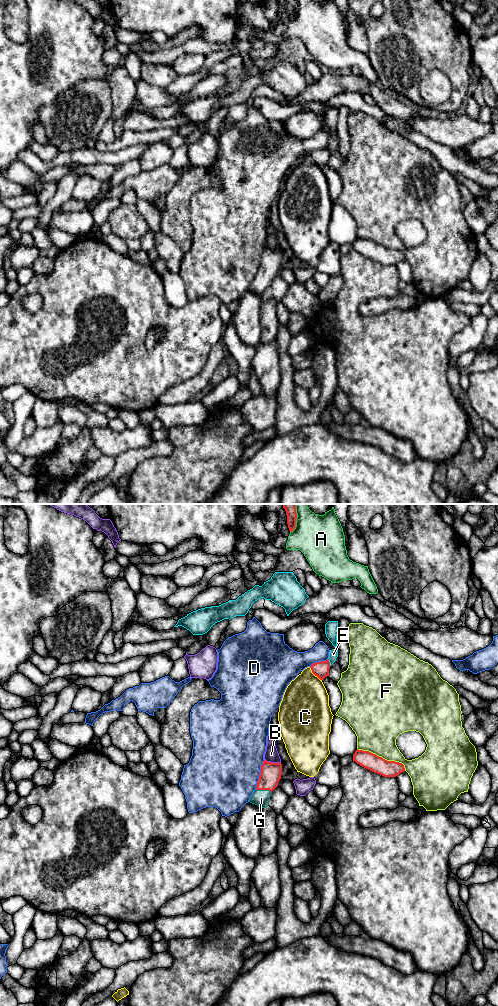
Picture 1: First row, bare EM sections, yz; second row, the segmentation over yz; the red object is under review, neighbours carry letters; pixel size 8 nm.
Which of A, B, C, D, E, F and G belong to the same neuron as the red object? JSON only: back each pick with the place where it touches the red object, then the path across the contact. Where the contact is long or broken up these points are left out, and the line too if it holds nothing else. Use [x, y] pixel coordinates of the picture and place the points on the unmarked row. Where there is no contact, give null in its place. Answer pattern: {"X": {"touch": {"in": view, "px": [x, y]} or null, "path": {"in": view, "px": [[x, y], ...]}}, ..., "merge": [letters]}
{"G": {"touch": {"in": "yz", "px": [264, 277]}, "path": {"in": "yz", "px": [[270, 262], [264, 277], [261, 286]]}}, "merge": ["G"]}

